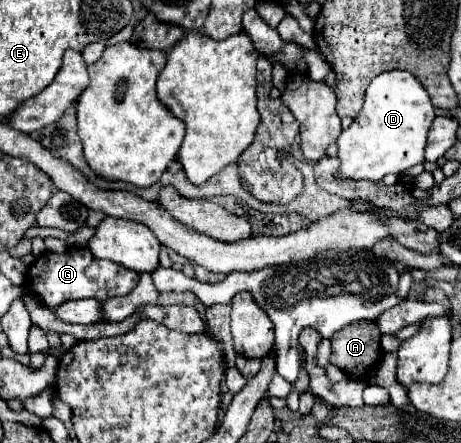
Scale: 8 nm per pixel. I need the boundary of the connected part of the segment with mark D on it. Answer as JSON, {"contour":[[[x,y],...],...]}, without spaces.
{"contour":[[[387,70],[373,78],[373,82],[367,88],[365,104],[359,112],[359,116],[353,120],[353,124],[341,132],[337,146],[339,146],[339,160],[341,170],[339,176],[353,178],[353,180],[375,180],[379,182],[385,174],[401,174],[403,170],[421,164],[425,160],[425,144],[427,144],[427,132],[435,120],[435,106],[423,88],[423,84],[405,70]]]}

